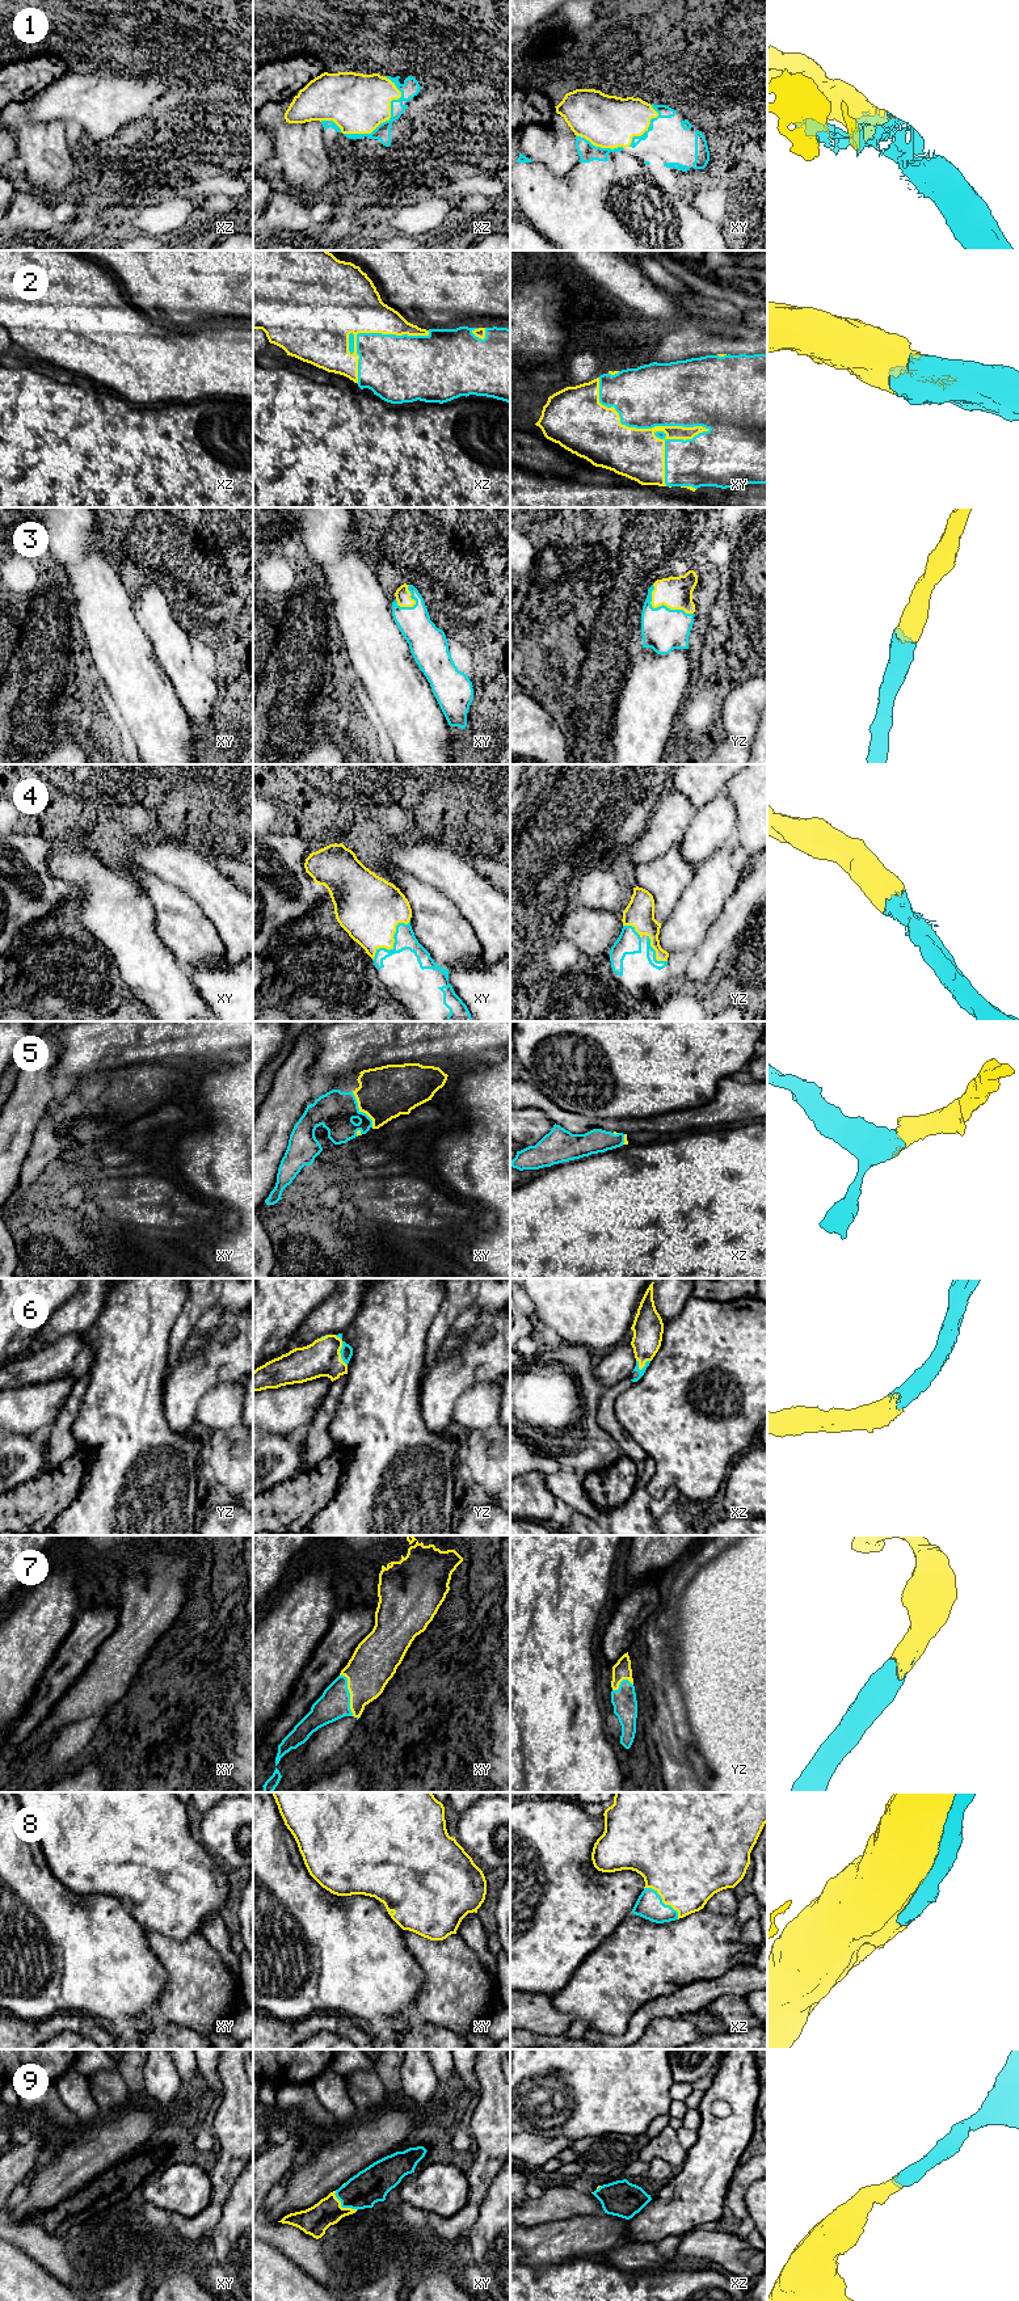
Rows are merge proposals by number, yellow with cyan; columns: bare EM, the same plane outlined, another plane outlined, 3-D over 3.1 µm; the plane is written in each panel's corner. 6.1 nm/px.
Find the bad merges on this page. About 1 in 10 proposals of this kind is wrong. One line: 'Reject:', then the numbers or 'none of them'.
Reject: none of them

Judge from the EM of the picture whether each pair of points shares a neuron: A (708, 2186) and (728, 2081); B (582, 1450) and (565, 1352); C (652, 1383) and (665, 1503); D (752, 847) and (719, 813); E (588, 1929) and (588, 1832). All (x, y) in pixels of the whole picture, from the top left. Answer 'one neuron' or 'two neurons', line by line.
A: one neuron
B: one neuron
C: two neurons
D: two neurons
E: one neuron

